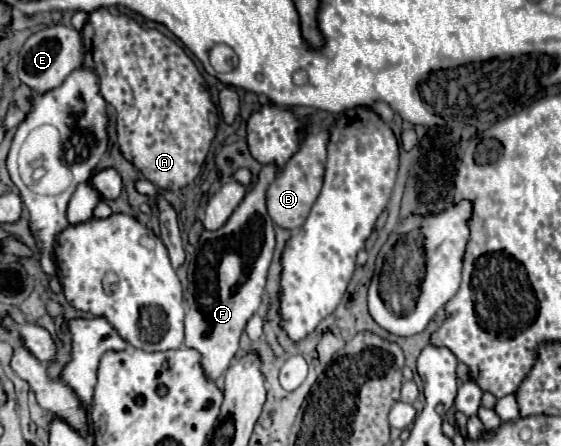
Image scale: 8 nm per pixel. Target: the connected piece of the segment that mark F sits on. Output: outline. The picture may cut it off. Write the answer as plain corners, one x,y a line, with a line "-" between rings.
266,165
260,171
260,179
244,201
236,207
224,227
216,231
204,231
196,247
196,265
188,273
186,299
186,347
196,349
202,359
204,375
216,381
232,363
240,335
248,319
262,303
266,287
266,273
274,253
274,221
266,209
266,189
276,179
276,167

